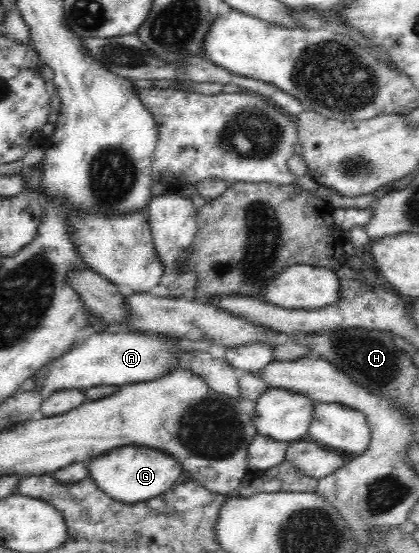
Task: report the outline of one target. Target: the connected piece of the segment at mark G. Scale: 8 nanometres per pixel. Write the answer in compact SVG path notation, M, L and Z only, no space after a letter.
M125 446L109 451L88 465L90 478L113 500L125 504L149 501L169 491L183 479L181 464L167 452L143 446Z

